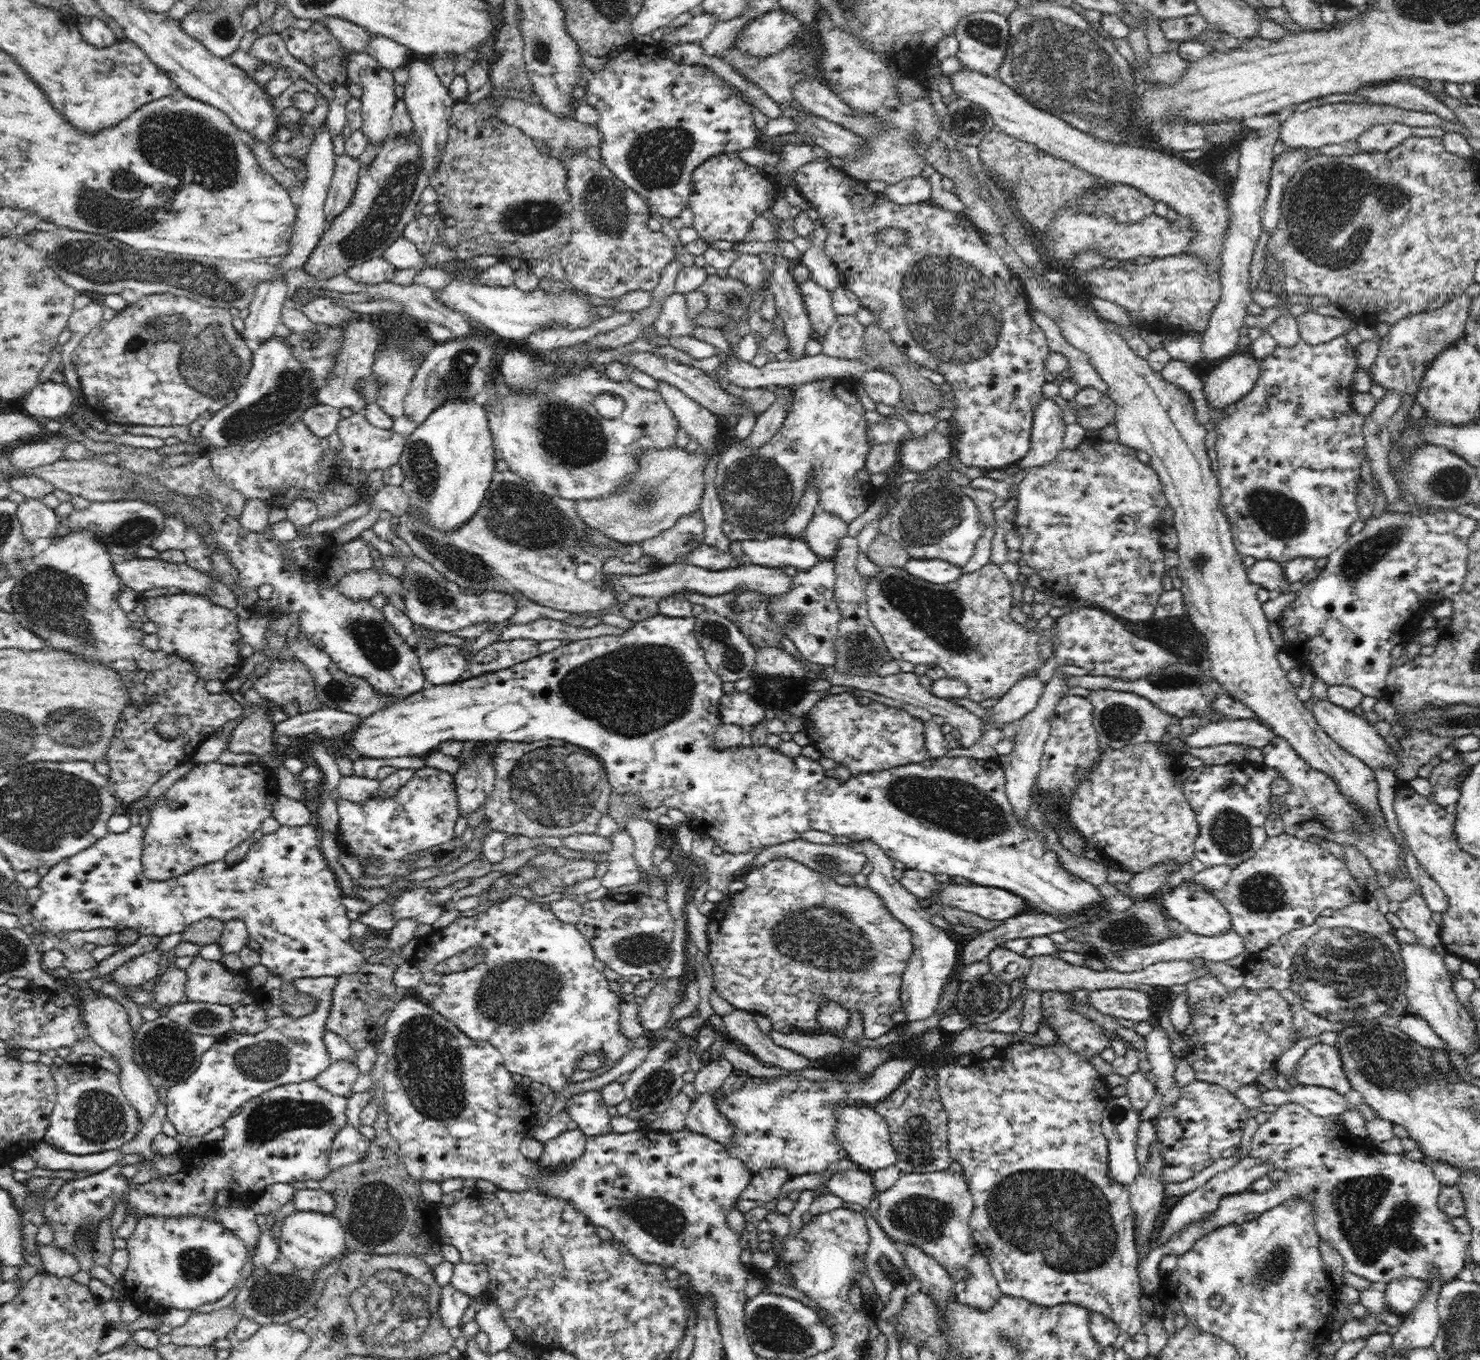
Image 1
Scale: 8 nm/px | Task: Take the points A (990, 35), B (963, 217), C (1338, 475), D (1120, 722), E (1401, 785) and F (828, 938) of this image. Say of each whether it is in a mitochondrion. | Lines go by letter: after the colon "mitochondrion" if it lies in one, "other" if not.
A: mitochondrion
B: other
C: other
D: mitochondrion
E: other
F: mitochondrion

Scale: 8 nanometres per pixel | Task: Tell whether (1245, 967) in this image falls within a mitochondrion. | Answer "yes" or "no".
no

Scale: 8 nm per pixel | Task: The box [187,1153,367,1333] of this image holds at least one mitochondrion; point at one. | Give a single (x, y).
(274, 1294)

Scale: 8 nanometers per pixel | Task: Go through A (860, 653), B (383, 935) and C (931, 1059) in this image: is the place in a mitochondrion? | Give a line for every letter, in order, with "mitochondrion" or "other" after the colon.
A: mitochondrion
B: other
C: other

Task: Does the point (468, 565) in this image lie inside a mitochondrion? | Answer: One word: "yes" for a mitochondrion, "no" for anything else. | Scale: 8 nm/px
yes

